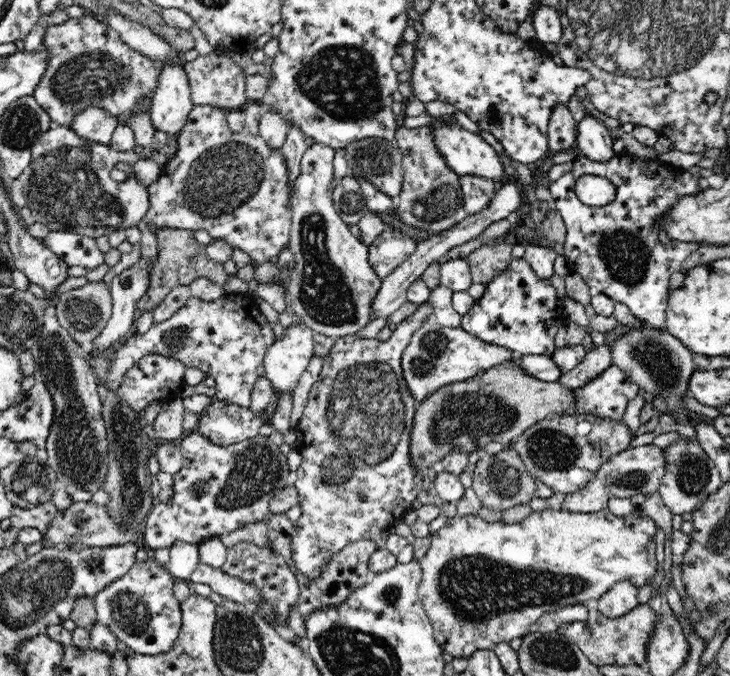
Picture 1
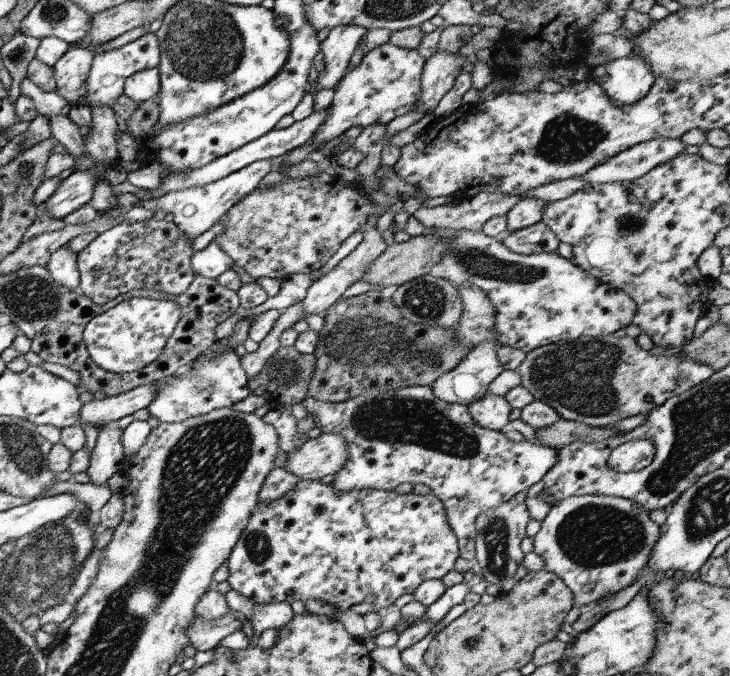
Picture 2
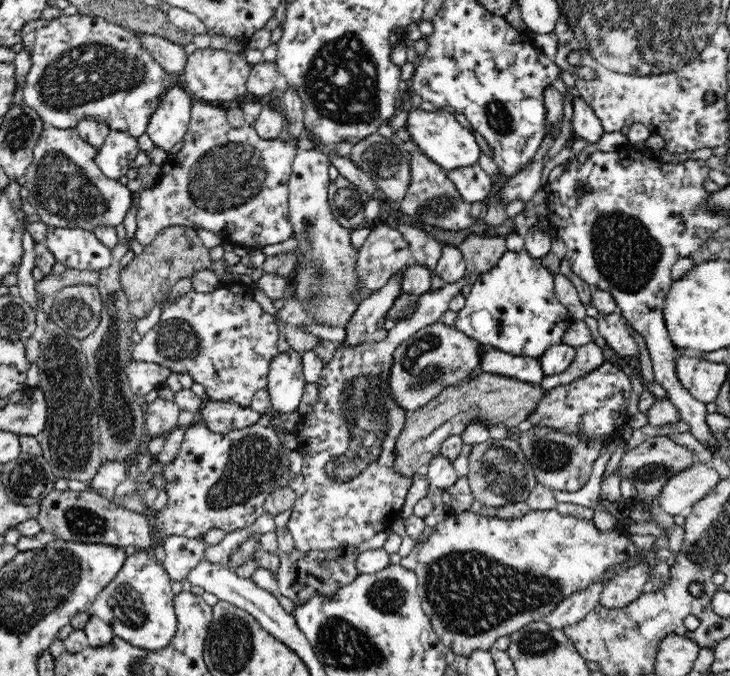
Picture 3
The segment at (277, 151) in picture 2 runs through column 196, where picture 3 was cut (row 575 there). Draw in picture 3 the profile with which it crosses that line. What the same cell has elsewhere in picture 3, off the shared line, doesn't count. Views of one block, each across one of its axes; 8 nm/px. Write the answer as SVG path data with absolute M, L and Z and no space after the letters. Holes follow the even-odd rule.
M166 536L162 544L162 548L165 550L165 558L161 562L162 567L172 581L184 580L187 578L188 572L204 560L206 547L207 544L202 536L198 536L198 538Z

